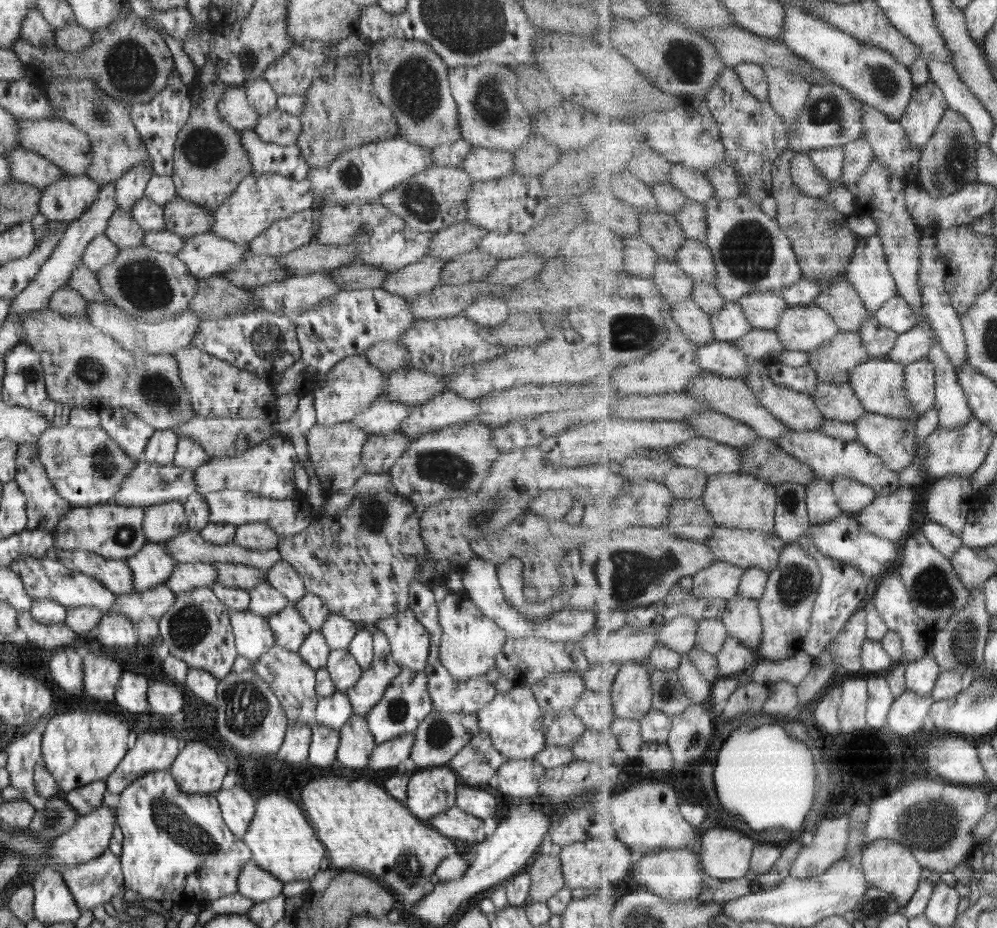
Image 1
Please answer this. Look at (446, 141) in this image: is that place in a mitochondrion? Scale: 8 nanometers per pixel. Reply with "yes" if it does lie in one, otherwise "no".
no

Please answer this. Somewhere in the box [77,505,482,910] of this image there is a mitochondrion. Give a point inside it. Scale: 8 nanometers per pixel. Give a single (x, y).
(167, 814)

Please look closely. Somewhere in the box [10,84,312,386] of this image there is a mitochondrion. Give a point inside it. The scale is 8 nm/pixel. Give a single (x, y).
(144, 282)

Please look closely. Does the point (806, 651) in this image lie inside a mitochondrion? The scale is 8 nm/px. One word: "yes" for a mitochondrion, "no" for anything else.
no

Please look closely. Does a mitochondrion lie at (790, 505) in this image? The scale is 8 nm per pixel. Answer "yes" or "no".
yes

